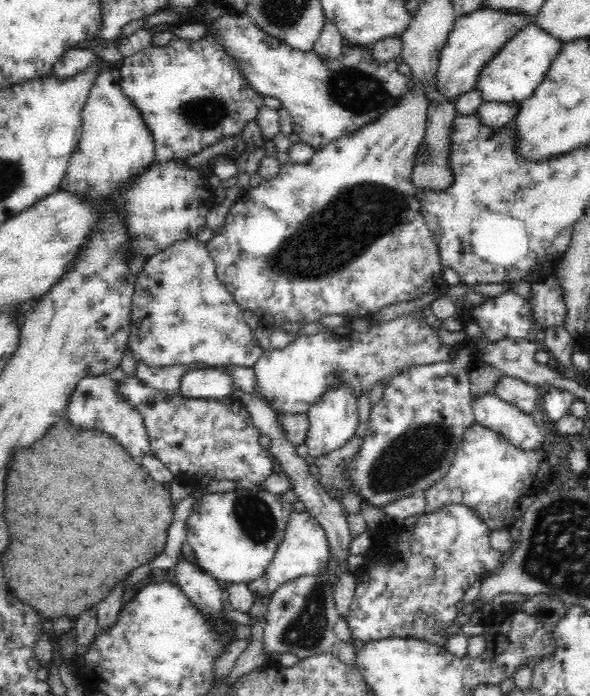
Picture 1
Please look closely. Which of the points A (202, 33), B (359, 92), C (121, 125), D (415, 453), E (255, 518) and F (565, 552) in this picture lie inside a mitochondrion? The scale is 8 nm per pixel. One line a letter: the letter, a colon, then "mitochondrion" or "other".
A: other
B: mitochondrion
C: other
D: mitochondrion
E: mitochondrion
F: mitochondrion

